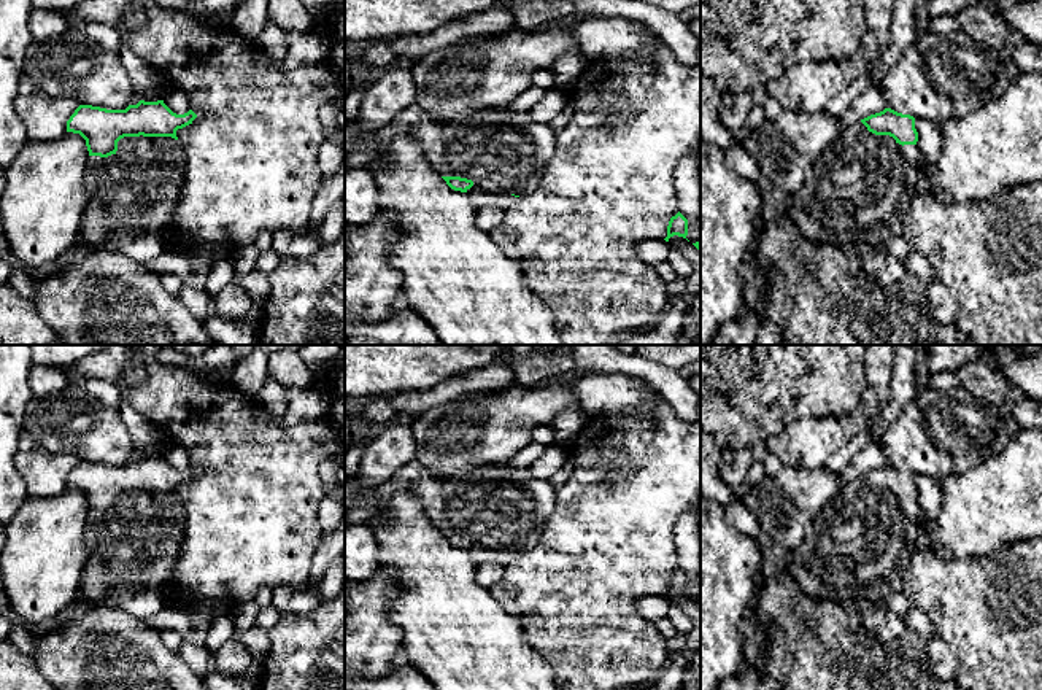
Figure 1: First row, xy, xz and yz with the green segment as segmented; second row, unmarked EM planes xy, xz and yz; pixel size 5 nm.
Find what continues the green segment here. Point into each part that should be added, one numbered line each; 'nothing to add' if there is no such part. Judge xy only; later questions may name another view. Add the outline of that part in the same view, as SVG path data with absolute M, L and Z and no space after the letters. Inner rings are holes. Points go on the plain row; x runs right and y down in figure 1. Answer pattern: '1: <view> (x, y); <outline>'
1: xy (132, 549); M124 493L118 498L118 507L108 514L89 512L84 542L87 560L81 579L81 598L91 604L116 601L122 596L160 590L175 568L181 550L186 526L183 502L172 493Z

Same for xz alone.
1: xz (502, 507); M416 458L397 469L391 479L369 491L372 517L388 510L391 499L400 493L413 493L426 515L440 533L461 533L473 537L467 550L481 549L527 552L537 545L543 526L556 507L556 490L550 480L537 479L527 469L511 463L484 464L465 477L443 479L434 475Z

